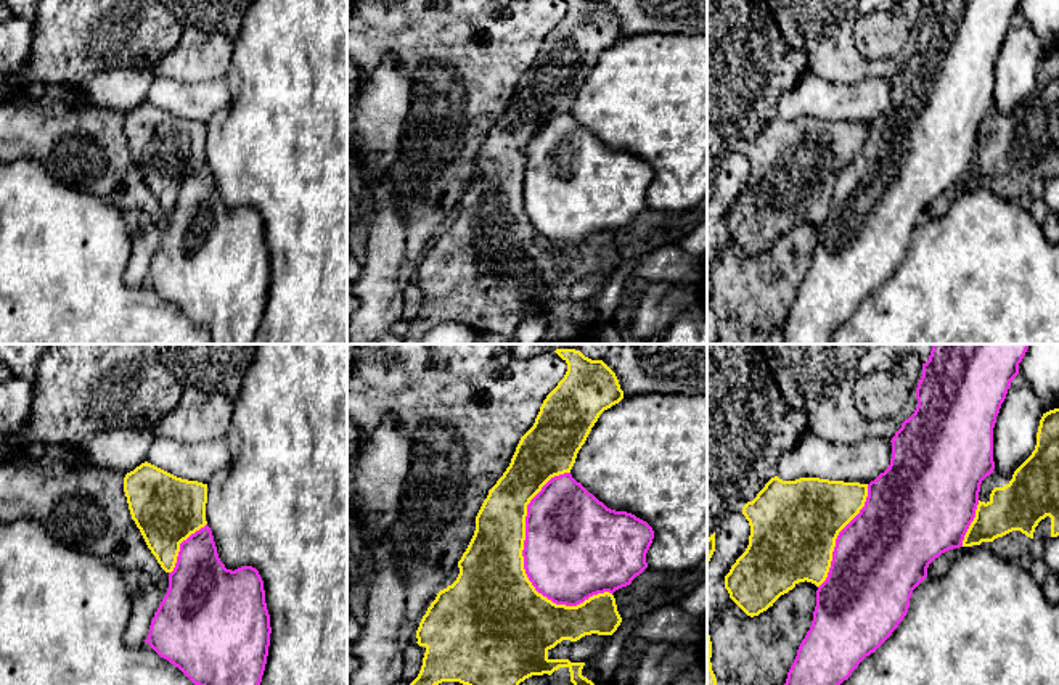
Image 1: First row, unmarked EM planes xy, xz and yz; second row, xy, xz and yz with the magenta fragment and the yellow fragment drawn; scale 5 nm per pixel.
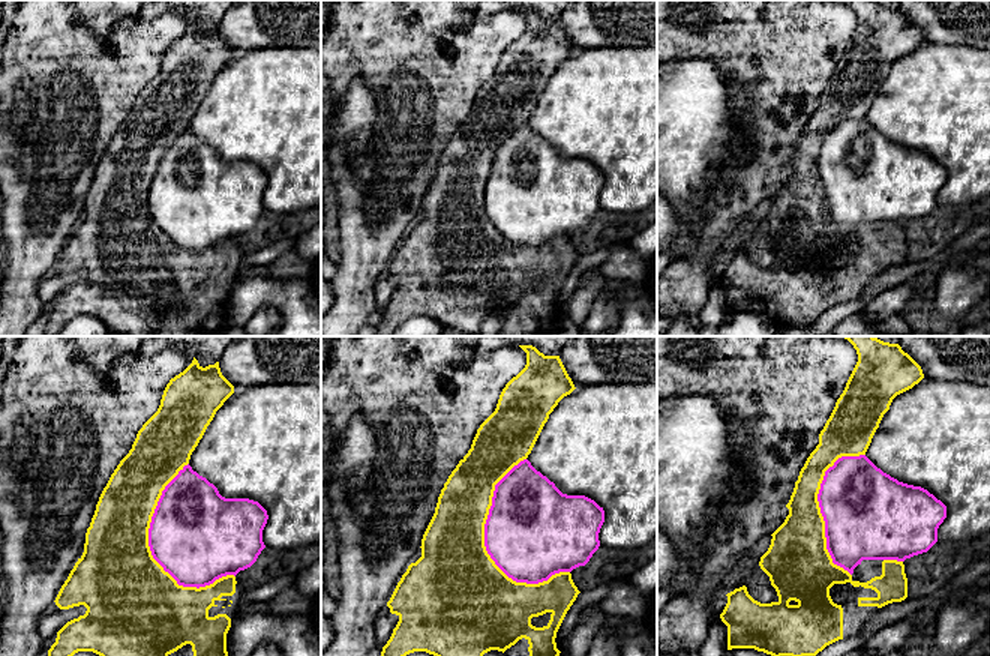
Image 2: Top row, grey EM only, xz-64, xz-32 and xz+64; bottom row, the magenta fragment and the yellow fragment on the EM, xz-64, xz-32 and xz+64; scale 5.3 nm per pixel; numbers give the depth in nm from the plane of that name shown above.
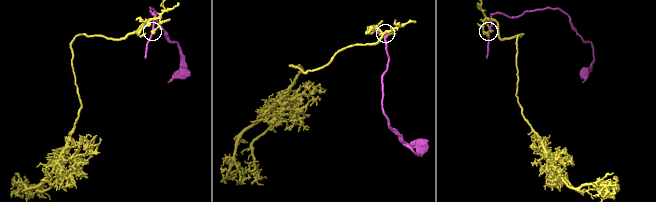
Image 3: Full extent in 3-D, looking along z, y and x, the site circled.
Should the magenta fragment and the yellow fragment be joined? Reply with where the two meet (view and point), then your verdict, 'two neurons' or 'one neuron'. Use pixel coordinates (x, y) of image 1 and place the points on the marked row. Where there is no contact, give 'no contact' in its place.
xz (524, 545) | two neurons

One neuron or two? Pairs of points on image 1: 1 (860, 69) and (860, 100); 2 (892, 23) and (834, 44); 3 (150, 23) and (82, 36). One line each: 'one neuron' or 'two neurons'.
1: two neurons
2: two neurons
3: one neuron

